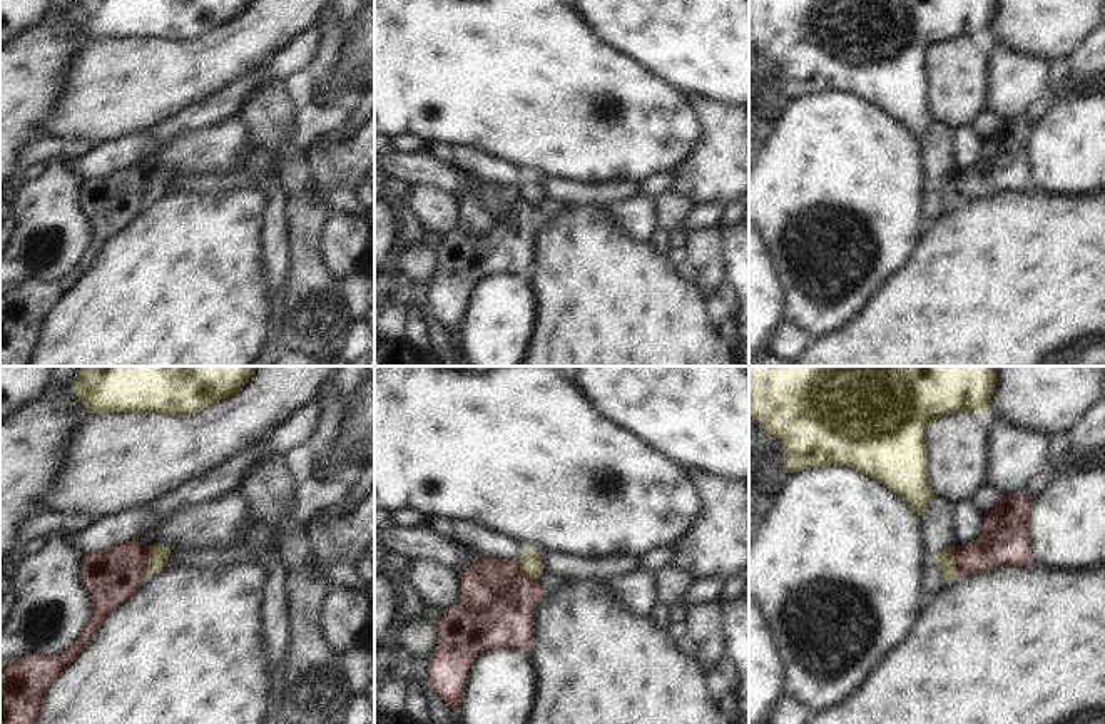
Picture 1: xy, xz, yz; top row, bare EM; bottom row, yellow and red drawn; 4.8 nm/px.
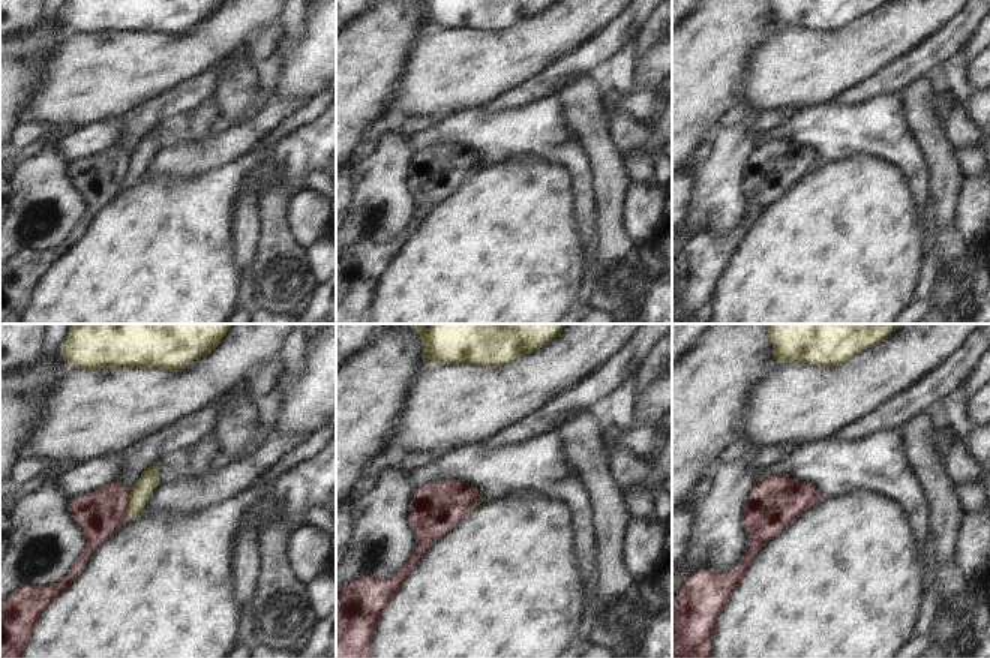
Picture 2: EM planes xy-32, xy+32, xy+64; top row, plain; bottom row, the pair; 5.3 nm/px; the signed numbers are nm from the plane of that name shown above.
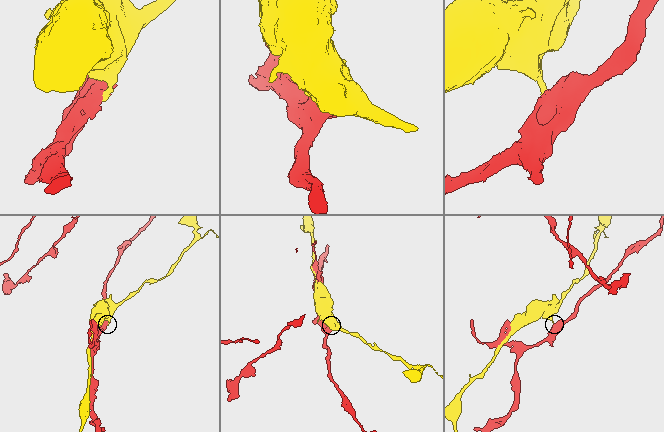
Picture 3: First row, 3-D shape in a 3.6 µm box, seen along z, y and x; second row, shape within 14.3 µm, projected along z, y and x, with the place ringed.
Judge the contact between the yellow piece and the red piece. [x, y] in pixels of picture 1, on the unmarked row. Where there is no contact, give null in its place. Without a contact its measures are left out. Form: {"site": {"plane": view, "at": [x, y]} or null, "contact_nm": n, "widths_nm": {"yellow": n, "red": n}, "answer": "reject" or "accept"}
{"site": {"plane": "xy", "at": [147, 188]}, "contact_nm": 150, "widths_nm": {"yellow": 100, "red": 260}, "answer": "reject"}

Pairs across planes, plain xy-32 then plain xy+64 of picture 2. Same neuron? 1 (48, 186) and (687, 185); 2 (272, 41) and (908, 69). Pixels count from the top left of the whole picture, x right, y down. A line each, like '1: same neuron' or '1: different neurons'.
1: different neurons
2: same neuron

